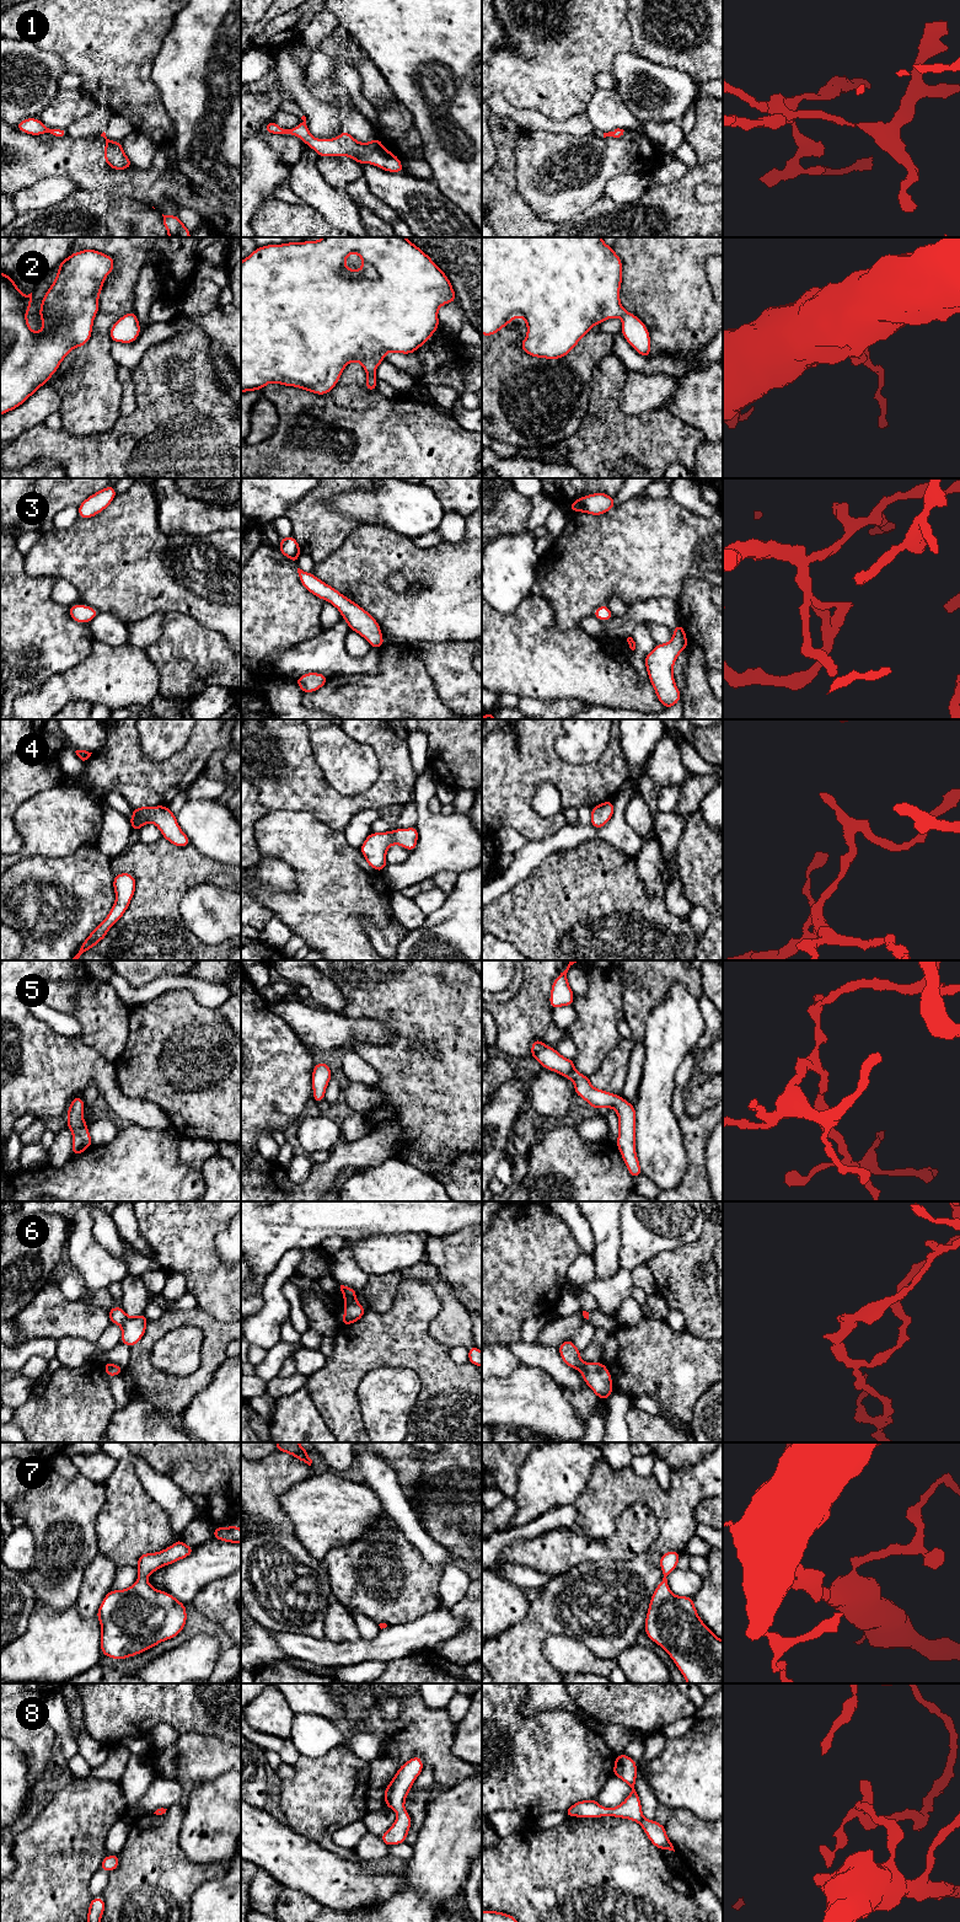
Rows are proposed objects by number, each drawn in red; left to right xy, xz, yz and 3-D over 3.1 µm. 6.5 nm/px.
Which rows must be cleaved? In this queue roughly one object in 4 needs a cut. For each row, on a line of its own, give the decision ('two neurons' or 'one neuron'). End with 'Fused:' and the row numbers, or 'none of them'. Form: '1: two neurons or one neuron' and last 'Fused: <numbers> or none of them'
1: one neuron
2: one neuron
3: one neuron
4: one neuron
5: one neuron
6: two neurons
7: one neuron
8: one neuron
Fused: 6

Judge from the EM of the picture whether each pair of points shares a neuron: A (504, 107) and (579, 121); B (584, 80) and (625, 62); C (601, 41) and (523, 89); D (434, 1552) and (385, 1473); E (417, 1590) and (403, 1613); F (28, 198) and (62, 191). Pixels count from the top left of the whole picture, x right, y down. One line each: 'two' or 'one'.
A: one
B: two
C: one
D: one
E: one
F: one

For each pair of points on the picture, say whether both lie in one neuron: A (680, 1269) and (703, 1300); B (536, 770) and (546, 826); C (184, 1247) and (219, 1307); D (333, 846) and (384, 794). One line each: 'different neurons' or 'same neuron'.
A: same neuron
B: same neuron
C: same neuron
D: different neurons

